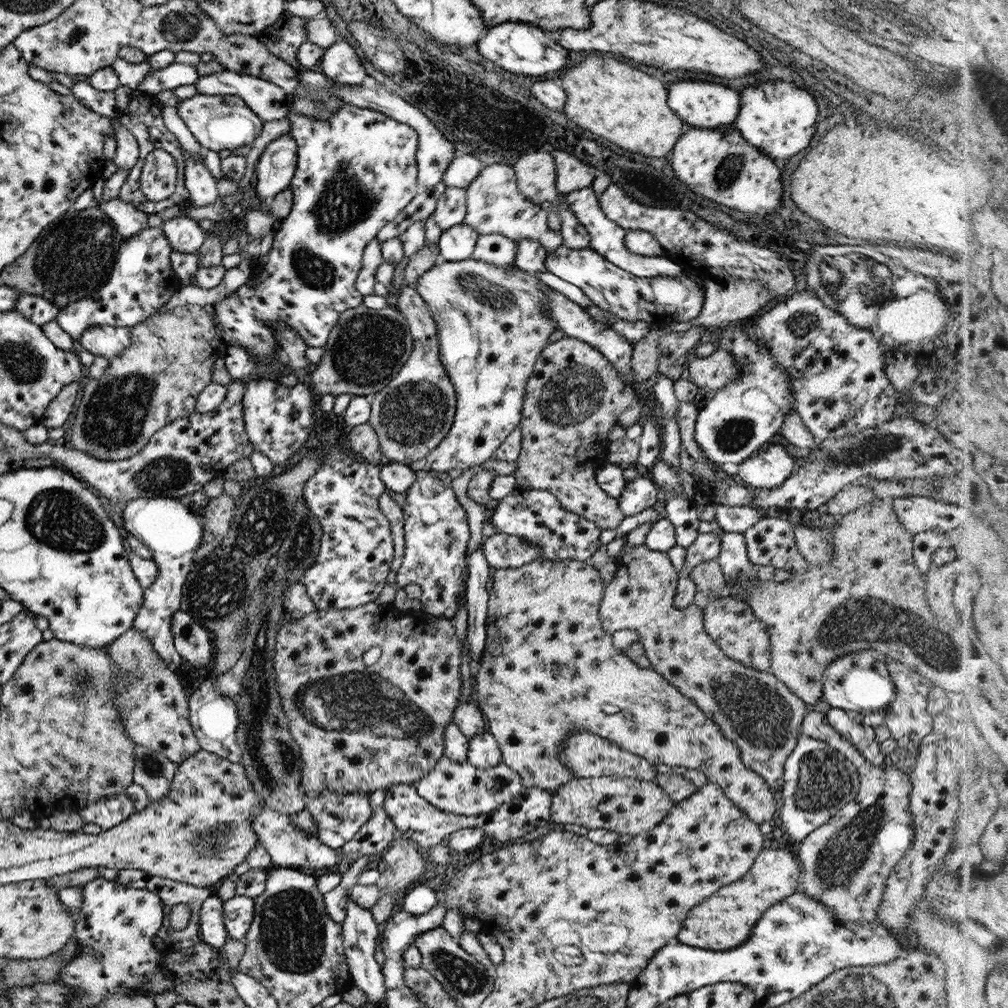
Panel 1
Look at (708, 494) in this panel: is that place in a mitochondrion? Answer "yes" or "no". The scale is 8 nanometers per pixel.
no

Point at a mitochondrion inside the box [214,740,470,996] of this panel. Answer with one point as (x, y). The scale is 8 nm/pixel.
(293, 934)

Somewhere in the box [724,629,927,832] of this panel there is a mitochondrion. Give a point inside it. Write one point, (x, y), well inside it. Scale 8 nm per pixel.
(824, 780)

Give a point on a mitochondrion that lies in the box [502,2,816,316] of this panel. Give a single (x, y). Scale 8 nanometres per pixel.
(728, 170)

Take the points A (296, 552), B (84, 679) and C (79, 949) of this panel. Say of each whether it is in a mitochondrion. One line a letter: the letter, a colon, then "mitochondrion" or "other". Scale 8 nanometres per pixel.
A: mitochondrion
B: mitochondrion
C: other

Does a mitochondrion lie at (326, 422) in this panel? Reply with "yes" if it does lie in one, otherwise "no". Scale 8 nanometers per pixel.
no

